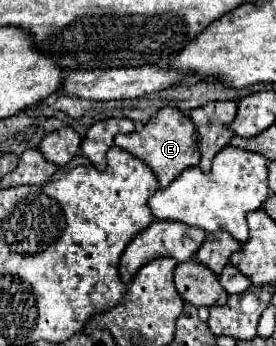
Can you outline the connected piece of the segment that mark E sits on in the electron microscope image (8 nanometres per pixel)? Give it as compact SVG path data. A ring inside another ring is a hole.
M161 108L145 126L141 132L131 132L131 134L117 134L115 146L131 152L133 156L141 158L145 164L149 164L159 180L159 186L165 188L169 186L177 174L181 174L189 166L199 164L199 146L197 146L197 130L195 124L177 108Z

